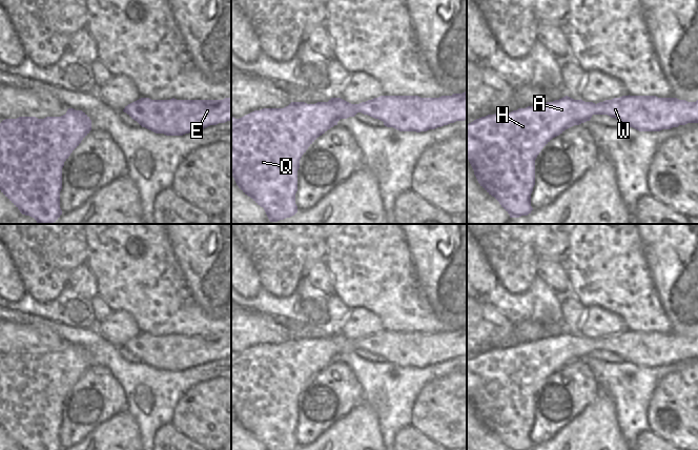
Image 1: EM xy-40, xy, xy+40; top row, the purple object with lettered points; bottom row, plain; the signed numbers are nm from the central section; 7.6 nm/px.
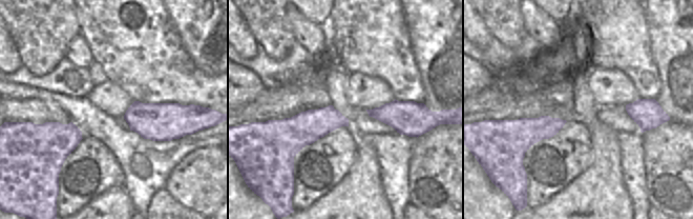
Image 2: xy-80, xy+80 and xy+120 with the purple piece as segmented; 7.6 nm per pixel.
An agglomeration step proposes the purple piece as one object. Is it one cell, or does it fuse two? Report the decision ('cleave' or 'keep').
keep

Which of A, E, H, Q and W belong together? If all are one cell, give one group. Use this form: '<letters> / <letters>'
A E H Q W

